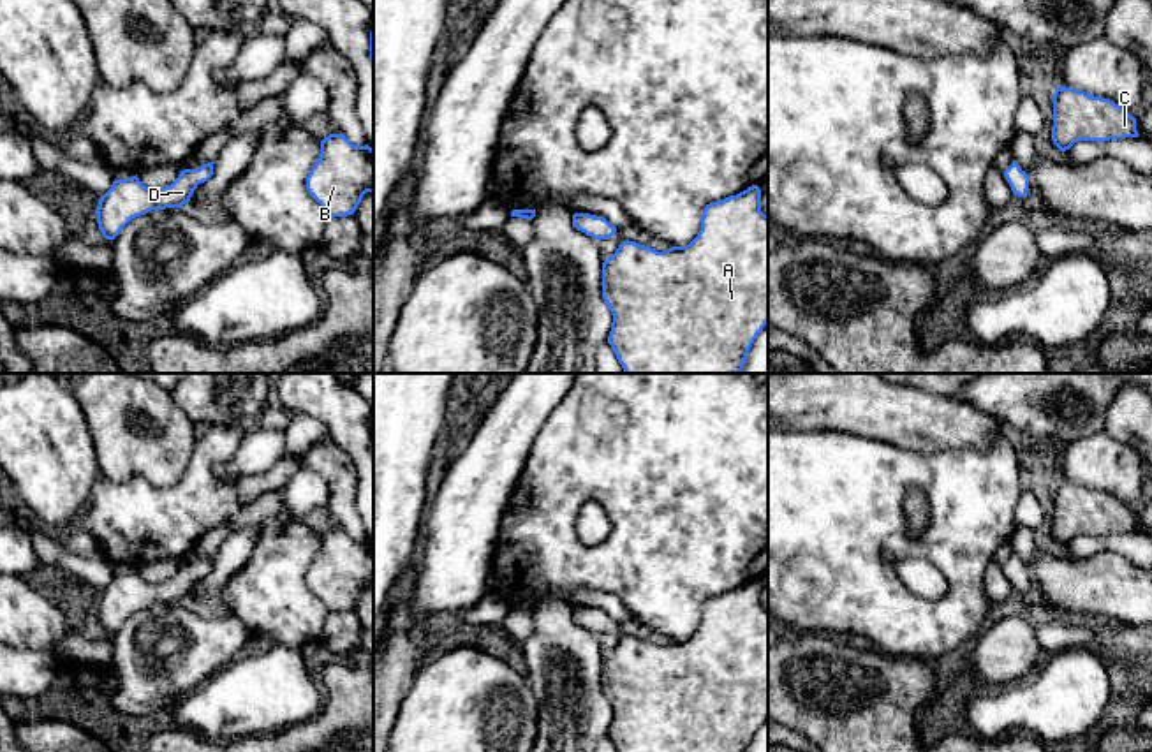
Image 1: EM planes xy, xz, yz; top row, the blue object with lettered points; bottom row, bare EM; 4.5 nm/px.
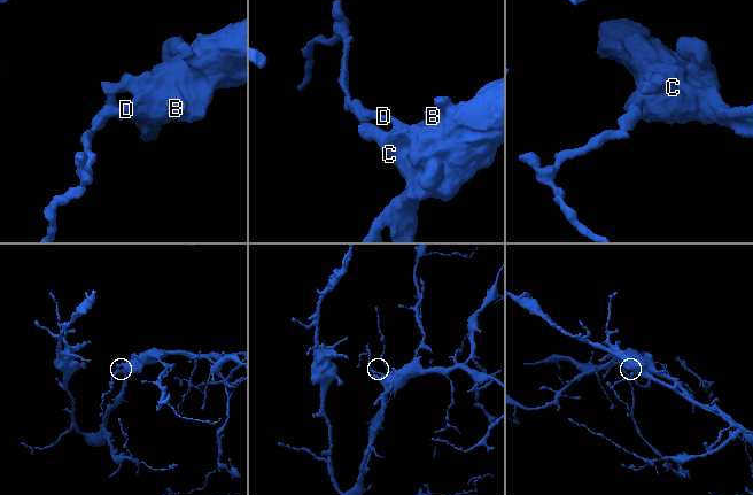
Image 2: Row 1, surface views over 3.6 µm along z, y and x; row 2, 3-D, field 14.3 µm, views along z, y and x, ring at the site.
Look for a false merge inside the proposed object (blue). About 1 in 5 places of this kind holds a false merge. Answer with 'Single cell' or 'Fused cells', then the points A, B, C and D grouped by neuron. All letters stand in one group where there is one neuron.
Single cell. Groups: A B C D

